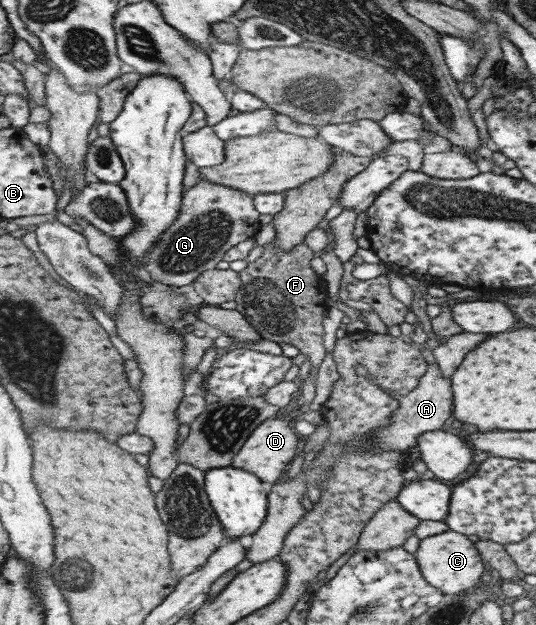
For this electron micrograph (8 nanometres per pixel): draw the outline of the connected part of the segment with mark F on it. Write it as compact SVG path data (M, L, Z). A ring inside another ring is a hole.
M268 243L260 258L251 262L240 272L242 277L241 292L236 297L236 309L249 320L250 325L260 331L266 340L280 344L290 343L308 356L304 371L310 376L302 380L301 401L307 407L316 396L315 379L319 364L326 358L324 348L325 316L328 310L328 286L322 275L312 268L312 260L318 253L306 243L294 246L290 252L280 250Z

